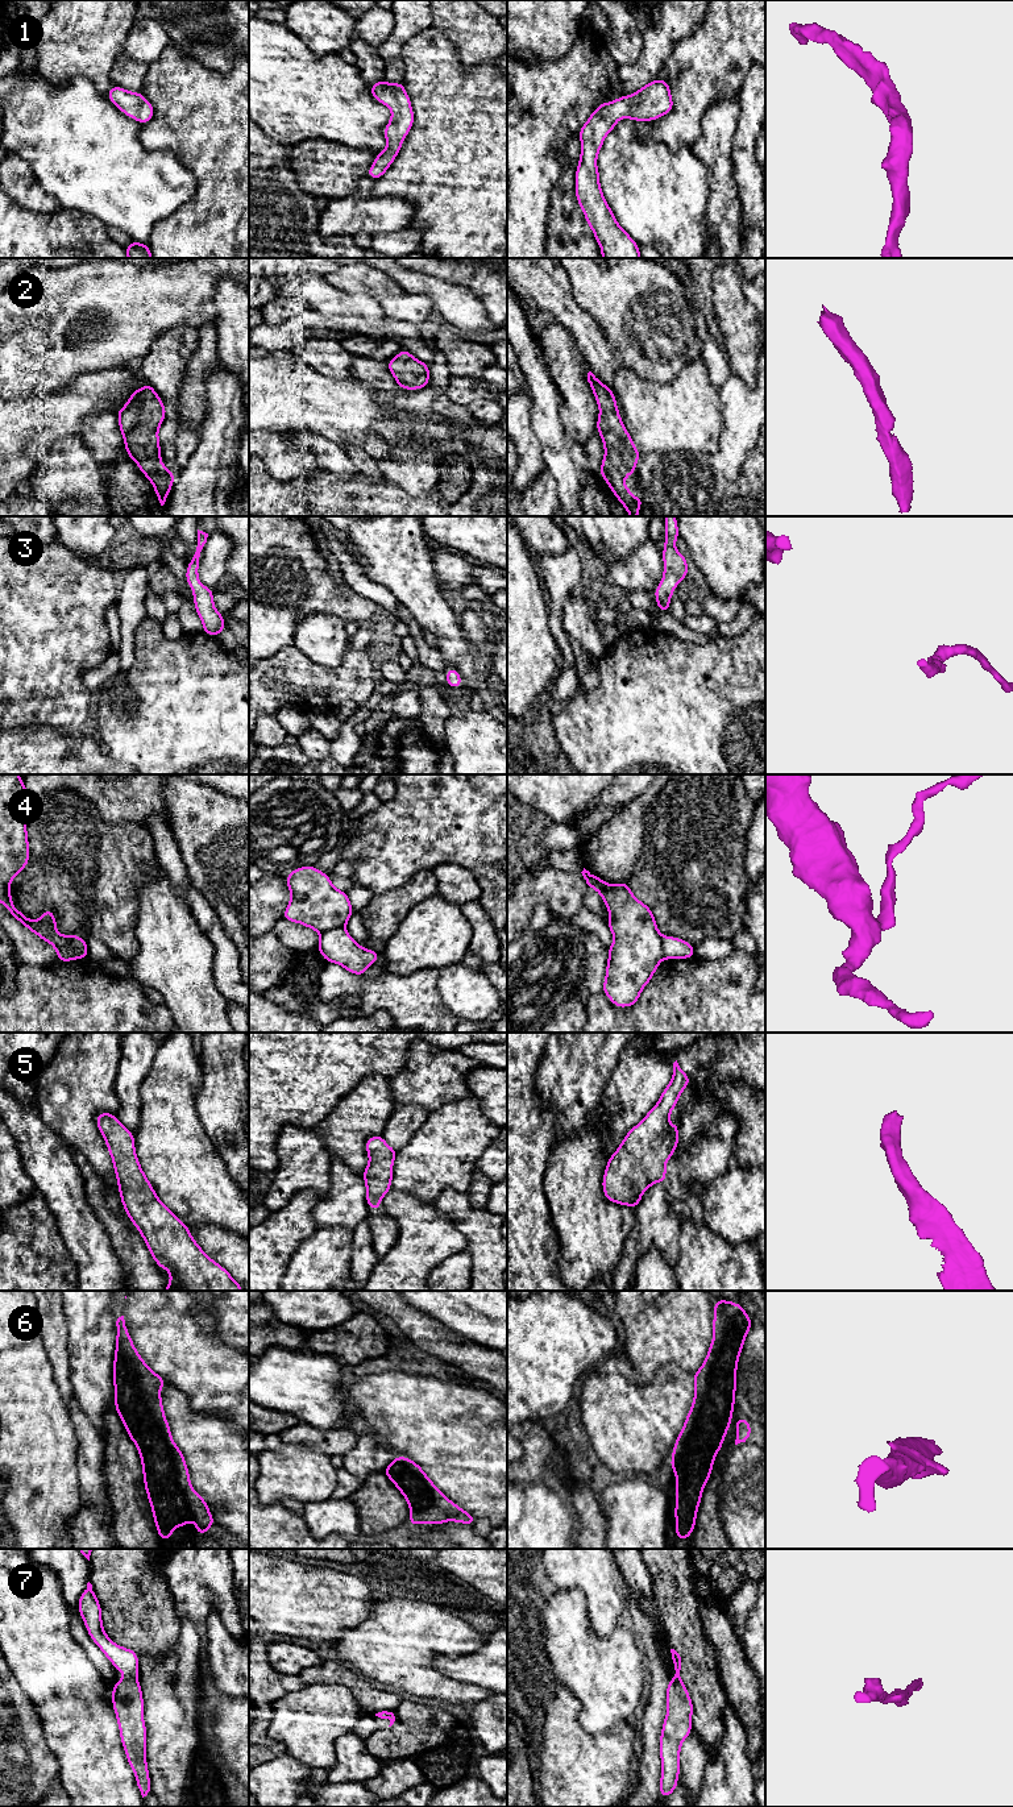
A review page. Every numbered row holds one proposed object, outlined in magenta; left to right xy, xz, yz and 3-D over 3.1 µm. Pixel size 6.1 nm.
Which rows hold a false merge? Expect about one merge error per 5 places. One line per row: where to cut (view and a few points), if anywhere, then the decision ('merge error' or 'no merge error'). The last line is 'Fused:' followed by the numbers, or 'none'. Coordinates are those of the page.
1: no cut; no merge error
2: no cut; no merge error
3: no cut; no merge error
4: cut in xy along (70, 935), (70, 947), (79, 955), (87, 954); merge error
5: no cut; no merge error
6: no cut; no merge error
7: no cut; no merge error
Fused: 4

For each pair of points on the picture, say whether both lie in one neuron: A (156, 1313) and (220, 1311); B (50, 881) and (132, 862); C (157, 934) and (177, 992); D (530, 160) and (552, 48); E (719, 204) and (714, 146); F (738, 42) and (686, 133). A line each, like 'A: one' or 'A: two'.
A: two
B: one
C: one
D: two
E: one
F: one

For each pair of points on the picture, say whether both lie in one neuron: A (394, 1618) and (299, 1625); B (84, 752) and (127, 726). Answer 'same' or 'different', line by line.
A: different
B: different

